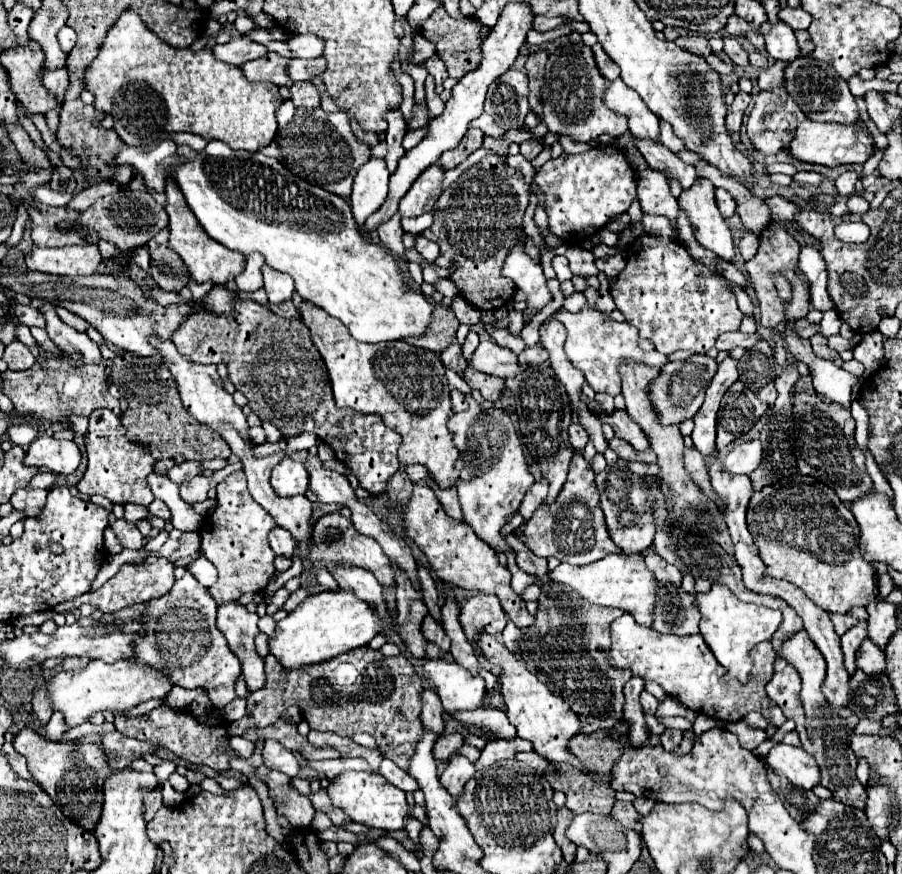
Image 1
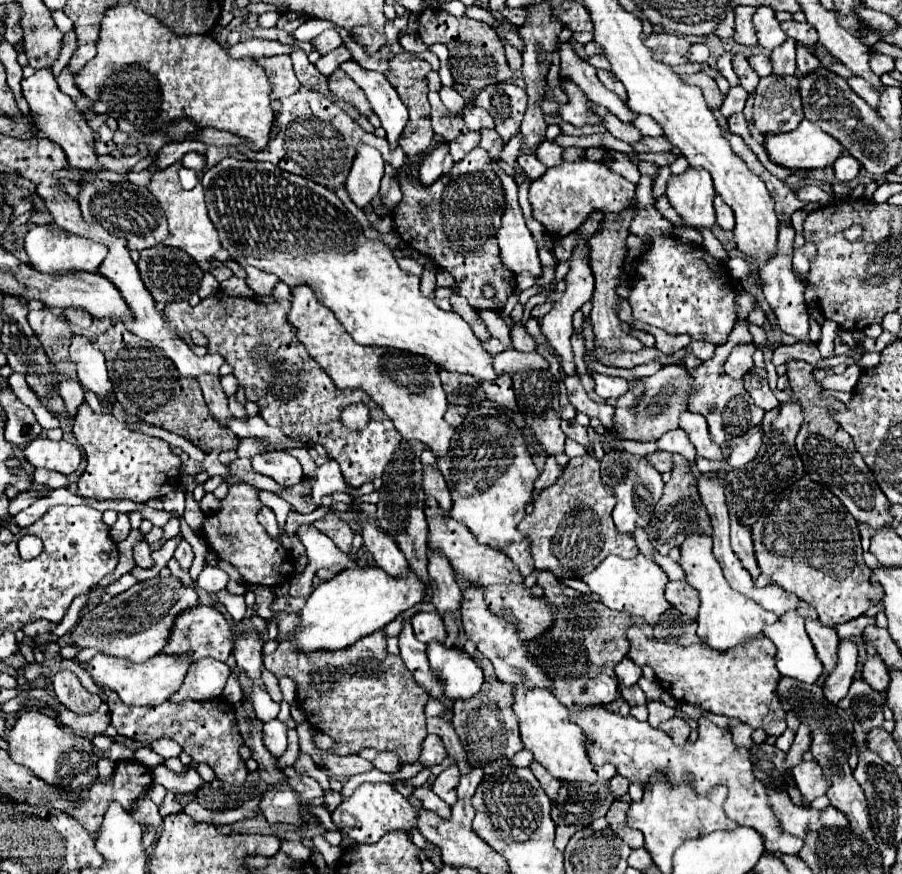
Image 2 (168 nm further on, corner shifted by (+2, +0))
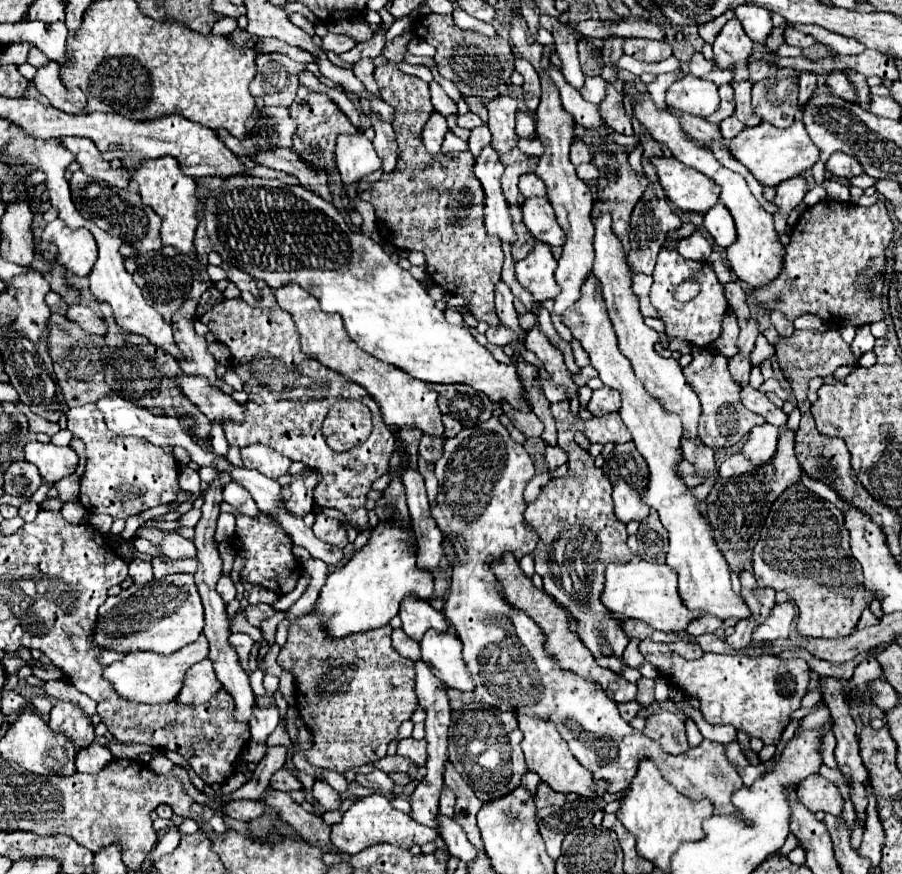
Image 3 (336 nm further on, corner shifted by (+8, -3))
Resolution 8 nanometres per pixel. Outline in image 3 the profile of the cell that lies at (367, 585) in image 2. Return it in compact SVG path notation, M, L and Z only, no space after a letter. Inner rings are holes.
M378 525L372 529L368 543L354 553L344 567L338 567L328 575L326 585L314 603L314 611L320 613L330 637L348 637L352 633L384 627L398 615L398 607L408 595L424 601L432 595L434 579L430 573L416 567L416 551L406 547L406 541L408 535L400 527Z

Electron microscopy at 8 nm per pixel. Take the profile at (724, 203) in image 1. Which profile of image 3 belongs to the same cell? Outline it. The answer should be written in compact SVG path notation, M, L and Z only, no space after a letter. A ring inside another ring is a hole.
M716 203L704 215L704 227L706 227L706 231L714 237L714 241L720 247L728 247L736 239L736 229L734 229L732 215L730 215L730 211L722 203Z

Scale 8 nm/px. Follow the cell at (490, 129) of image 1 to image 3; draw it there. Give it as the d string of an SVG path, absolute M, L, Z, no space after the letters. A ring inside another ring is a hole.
M466 113L466 115L462 115L462 117L458 117L458 121L456 121L460 127L464 127L464 129L474 129L474 127L478 127L478 125L484 125L484 121L478 117L478 115L474 115L474 113Z

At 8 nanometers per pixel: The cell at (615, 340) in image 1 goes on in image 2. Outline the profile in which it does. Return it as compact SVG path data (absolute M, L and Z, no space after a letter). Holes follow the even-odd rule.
M592 374L592 378L596 382L596 394L604 400L620 398L622 394L628 392L628 380L612 378L612 376L604 376L604 374Z

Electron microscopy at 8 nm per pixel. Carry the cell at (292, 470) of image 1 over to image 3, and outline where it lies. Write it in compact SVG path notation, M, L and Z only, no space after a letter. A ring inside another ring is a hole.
M260 443L244 447L242 461L244 461L246 469L256 469L270 479L278 479L278 477L286 475L288 467L292 465L292 461L288 457L284 457L284 455L276 453L274 449L260 445Z

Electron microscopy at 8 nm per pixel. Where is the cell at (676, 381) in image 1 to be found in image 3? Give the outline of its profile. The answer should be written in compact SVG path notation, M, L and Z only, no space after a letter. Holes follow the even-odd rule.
M568 401L552 403L550 409L552 409L552 415L554 415L556 425L558 425L558 445L568 455L568 473L564 477L556 477L556 479L552 477L548 481L548 485L542 489L540 497L534 503L530 503L526 513L524 513L524 519L540 535L540 541L538 541L538 545L534 549L536 573L544 579L544 591L548 595L552 595L560 605L564 605L574 615L574 619L578 621L578 635L580 635L582 643L592 651L598 665L622 675L622 667L624 667L622 653L624 653L624 649L628 645L628 637L620 629L618 621L614 617L610 617L608 609L600 603L600 593L604 589L604 569L606 569L606 565L608 563L628 563L632 559L632 551L626 545L626 539L628 539L626 525L620 523L616 519L616 515L614 515L614 503L612 503L612 497L610 497L612 485L604 477L602 469L594 467L594 457L590 457L588 451L584 451L582 447L578 447L574 443L574 433L580 431L588 437L590 443L600 443L600 445L628 443L632 437L630 437L630 431L626 429L626 425L618 421L616 413L608 413L608 415L602 415L602 417L582 420L580 417L574 417L570 413L570 403Z

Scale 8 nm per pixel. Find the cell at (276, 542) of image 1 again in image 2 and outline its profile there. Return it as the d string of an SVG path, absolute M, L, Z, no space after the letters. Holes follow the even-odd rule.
M260 504L258 522L266 528L266 532L268 532L272 538L280 538L280 530L278 530L278 524L276 524L276 516L274 516L274 512L272 512L266 504Z

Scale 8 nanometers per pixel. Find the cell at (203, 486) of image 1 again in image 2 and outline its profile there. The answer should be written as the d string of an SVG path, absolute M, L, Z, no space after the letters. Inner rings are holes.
M188 494L188 496L186 496L184 520L186 520L186 524L188 524L192 530L194 530L194 528L198 528L198 526L202 524L202 520L204 520L204 512L200 510L198 502L194 502L194 496L192 496L192 494Z

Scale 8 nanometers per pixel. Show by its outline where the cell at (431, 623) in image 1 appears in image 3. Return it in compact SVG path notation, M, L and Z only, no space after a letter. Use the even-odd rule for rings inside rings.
M406 597L406 601L402 601L400 605L398 615L402 619L402 631L414 641L422 641L428 629L434 629L438 633L448 631L448 623L444 615L434 607L430 607L428 601L416 597Z

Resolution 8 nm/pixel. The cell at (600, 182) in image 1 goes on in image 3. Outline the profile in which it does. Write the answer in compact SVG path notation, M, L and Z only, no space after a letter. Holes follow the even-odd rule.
M528 197L522 205L524 225L542 243L562 245L562 227L556 223L554 209L546 197Z

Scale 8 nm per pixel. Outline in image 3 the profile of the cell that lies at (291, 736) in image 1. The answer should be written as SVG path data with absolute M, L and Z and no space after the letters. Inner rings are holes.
M374 769L374 771L370 771L370 773L358 773L358 775L356 775L356 781L358 781L360 785L370 787L370 789L374 789L374 791L380 791L380 793L384 793L384 795L390 795L390 793L392 793L392 787L394 787L392 779L390 779L386 773L382 773L380 769Z

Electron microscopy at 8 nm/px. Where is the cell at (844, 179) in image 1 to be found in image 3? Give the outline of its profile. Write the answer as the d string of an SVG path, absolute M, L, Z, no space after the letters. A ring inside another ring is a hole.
M834 153L828 161L826 161L826 169L834 175L834 177L840 177L840 179L852 179L856 175L862 173L862 167L860 163L846 155L846 153Z

